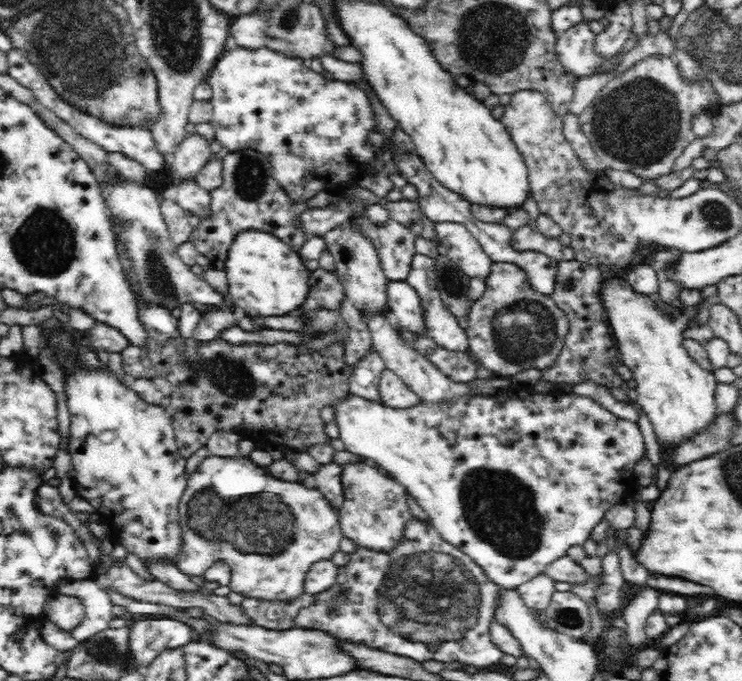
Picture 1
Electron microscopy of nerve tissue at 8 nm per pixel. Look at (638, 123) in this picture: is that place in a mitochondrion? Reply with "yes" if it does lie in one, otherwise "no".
yes

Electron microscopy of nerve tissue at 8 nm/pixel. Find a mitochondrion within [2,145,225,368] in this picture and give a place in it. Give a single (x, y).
(44, 243)

